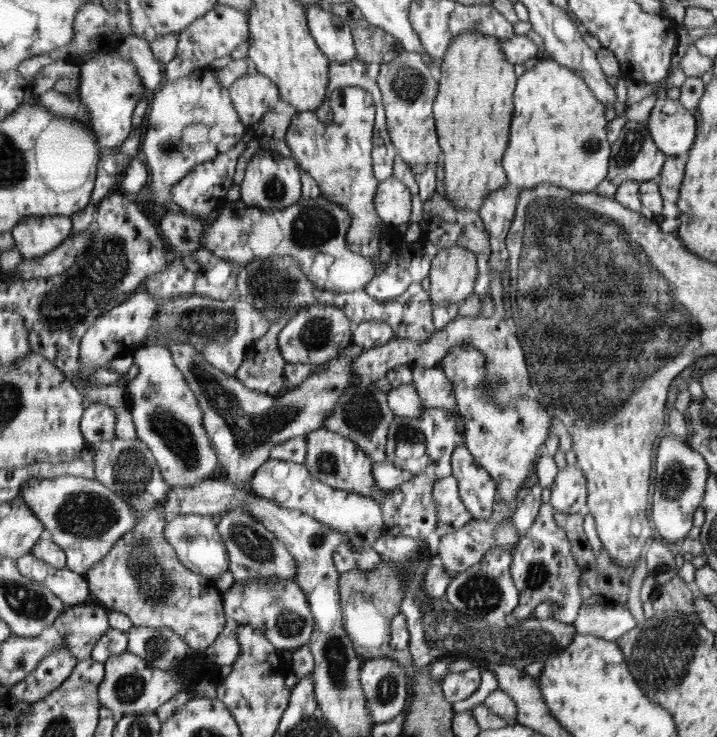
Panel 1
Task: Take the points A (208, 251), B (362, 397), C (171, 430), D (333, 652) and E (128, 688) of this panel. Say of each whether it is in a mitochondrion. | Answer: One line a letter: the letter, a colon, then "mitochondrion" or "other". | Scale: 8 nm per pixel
A: other
B: mitochondrion
C: mitochondrion
D: mitochondrion
E: mitochondrion

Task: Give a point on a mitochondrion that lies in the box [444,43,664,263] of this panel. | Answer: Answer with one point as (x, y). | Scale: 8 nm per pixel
(631, 146)

